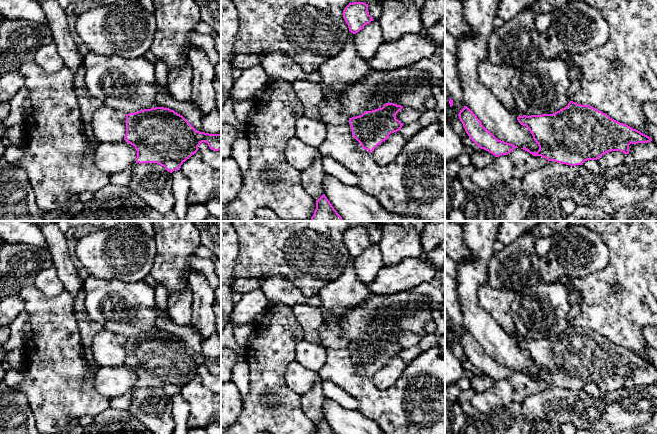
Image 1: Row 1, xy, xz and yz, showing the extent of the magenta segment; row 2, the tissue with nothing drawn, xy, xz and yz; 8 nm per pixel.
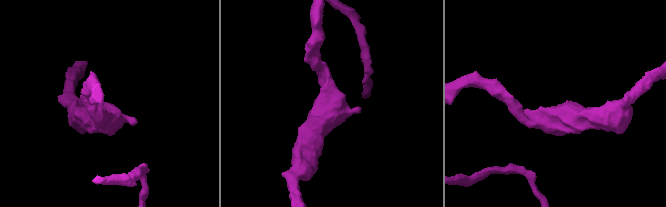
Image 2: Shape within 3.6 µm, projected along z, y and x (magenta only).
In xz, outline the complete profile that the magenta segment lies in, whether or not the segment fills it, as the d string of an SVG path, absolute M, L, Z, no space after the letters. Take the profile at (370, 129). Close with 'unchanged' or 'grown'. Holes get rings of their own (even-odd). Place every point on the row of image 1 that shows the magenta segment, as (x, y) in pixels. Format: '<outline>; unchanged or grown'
M386 103L382 108L349 118L353 137L363 149L372 153L391 133L401 130L404 124L396 118L396 114L402 108L401 105Z; unchanged

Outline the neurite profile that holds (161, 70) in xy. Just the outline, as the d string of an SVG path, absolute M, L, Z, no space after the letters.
M148 50L143 57L155 66L156 83L161 87L167 86L169 68L165 63L158 60L150 50Z

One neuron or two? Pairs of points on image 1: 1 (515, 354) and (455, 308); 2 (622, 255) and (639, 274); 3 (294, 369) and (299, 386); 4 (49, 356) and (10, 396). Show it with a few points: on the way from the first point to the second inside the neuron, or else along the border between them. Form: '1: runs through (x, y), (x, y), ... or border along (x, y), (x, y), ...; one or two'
1: border along (456, 291), (462, 312), (462, 325), (465, 329); two
2: runs through (627, 260), (636, 269); one
3: runs through (295, 373), (299, 382); one
4: border along (14, 387), (24, 393), (30, 409); two

